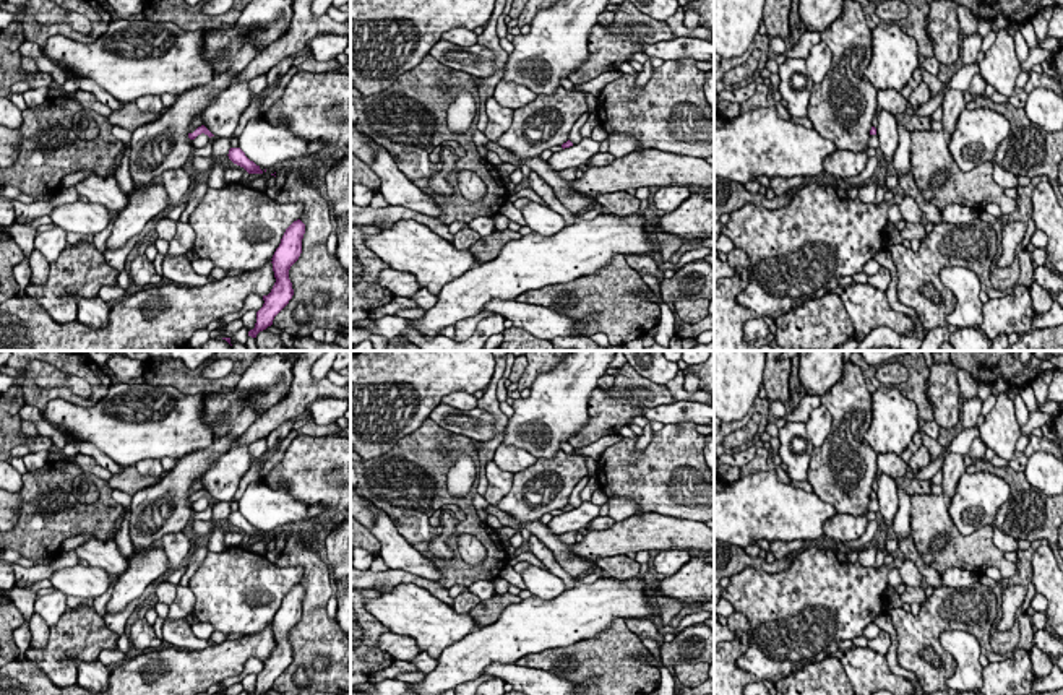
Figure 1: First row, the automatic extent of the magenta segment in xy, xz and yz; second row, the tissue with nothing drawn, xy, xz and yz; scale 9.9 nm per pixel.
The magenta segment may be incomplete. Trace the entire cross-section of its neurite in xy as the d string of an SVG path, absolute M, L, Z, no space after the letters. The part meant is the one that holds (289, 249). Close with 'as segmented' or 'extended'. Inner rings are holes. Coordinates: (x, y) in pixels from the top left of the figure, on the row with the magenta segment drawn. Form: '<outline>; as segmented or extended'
M297 219L284 232L279 247L273 255L273 271L276 283L268 296L263 296L263 307L256 312L255 328L248 331L248 336L256 335L273 325L274 317L289 304L294 296L292 283L289 279L290 266L299 260L302 253L302 239L305 234L305 224Z; as segmented

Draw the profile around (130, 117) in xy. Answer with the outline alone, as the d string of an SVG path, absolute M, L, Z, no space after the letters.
M127 102L122 109L112 110L107 120L115 127L123 127L128 132L135 132L149 122L161 119L161 114L143 112L138 109L136 102Z

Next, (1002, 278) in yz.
M995 222L990 226L996 232L996 253L995 253L995 258L993 258L992 266L990 266L990 281L996 291L1006 291L1006 289L1014 287L1018 284L1019 253L1022 250L1022 245L1016 247L1016 257L1009 266L998 268L996 260L1001 257L1001 252L1003 252L1003 248L1001 248L1001 231L1003 231L1003 227L1001 227L1001 222Z

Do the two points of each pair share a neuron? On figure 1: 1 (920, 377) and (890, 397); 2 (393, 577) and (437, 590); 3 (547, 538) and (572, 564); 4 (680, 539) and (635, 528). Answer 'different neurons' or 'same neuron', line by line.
1: different neurons
2: same neuron
3: same neuron
4: same neuron

